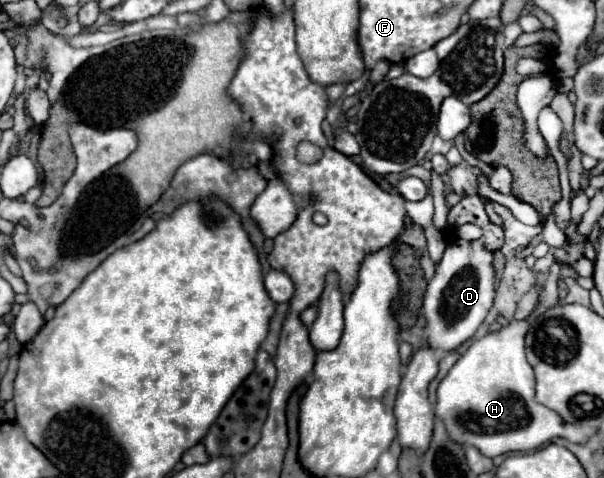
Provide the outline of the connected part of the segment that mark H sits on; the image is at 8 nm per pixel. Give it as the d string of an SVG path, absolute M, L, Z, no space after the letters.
M554 260L550 271L551 282L544 284L539 305L531 316L526 320L512 320L510 324L502 326L500 330L490 332L480 340L474 340L470 344L470 348L450 368L446 378L440 382L434 414L442 420L446 432L450 432L450 438L458 440L458 444L470 444L470 446L478 448L478 452L482 452L484 456L494 458L494 456L500 456L500 454L506 454L506 452L538 450L538 448L550 444L552 438L566 438L566 440L576 442L576 444L588 442L588 434L578 430L574 424L568 424L554 410L550 410L550 408L546 408L546 406L542 406L534 400L534 370L528 364L526 354L524 354L526 332L539 316L548 309L555 307L559 302L558 280L560 272L561 265L557 260Z

